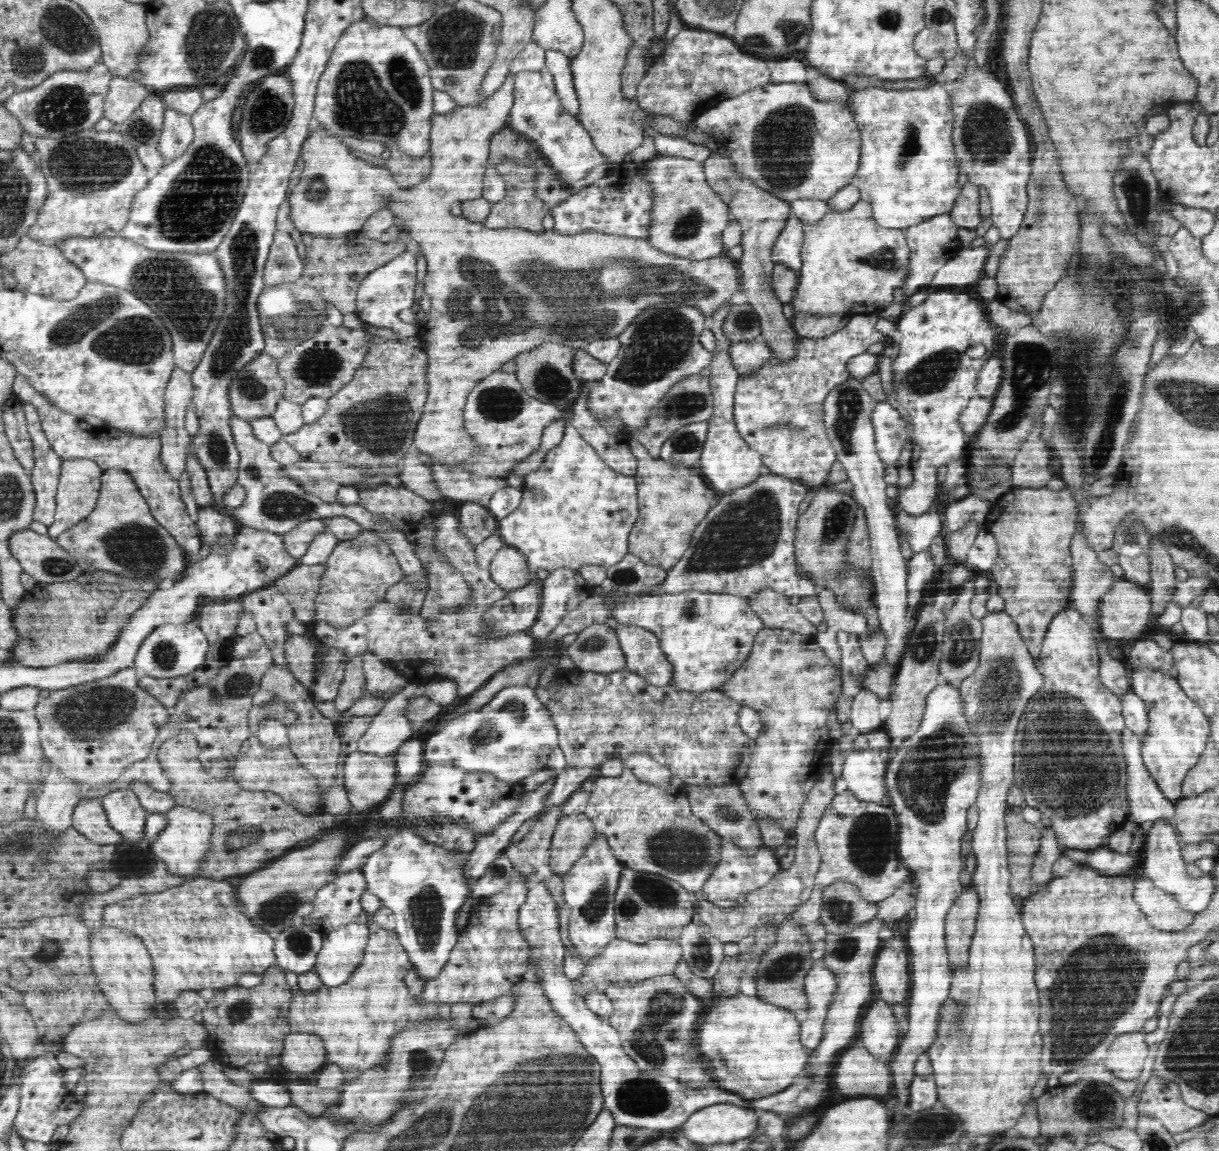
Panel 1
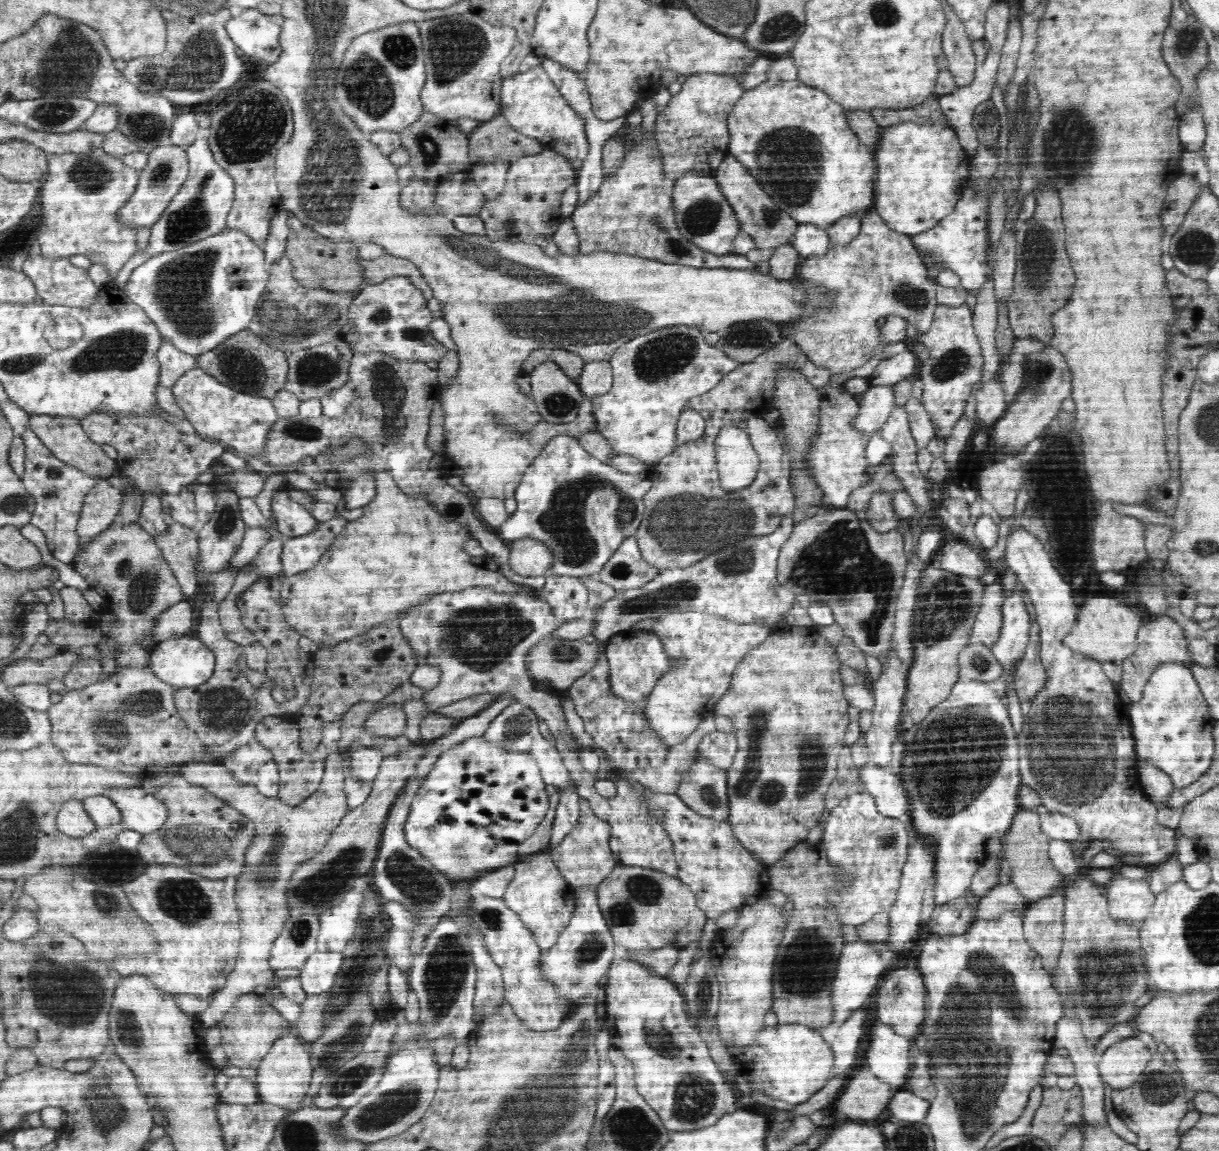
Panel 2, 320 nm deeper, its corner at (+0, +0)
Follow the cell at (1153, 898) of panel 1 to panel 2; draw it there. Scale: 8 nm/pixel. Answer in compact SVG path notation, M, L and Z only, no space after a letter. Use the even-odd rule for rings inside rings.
M1116 876L1108 884L1108 912L1116 920L1144 920L1150 914L1155 898L1144 880L1138 882Z

